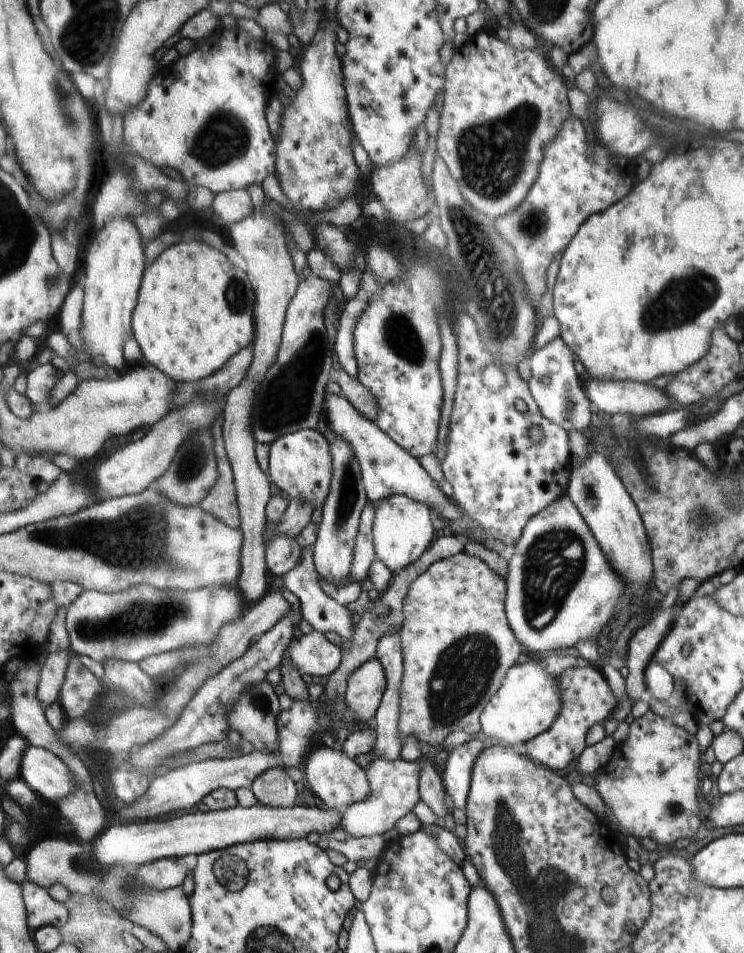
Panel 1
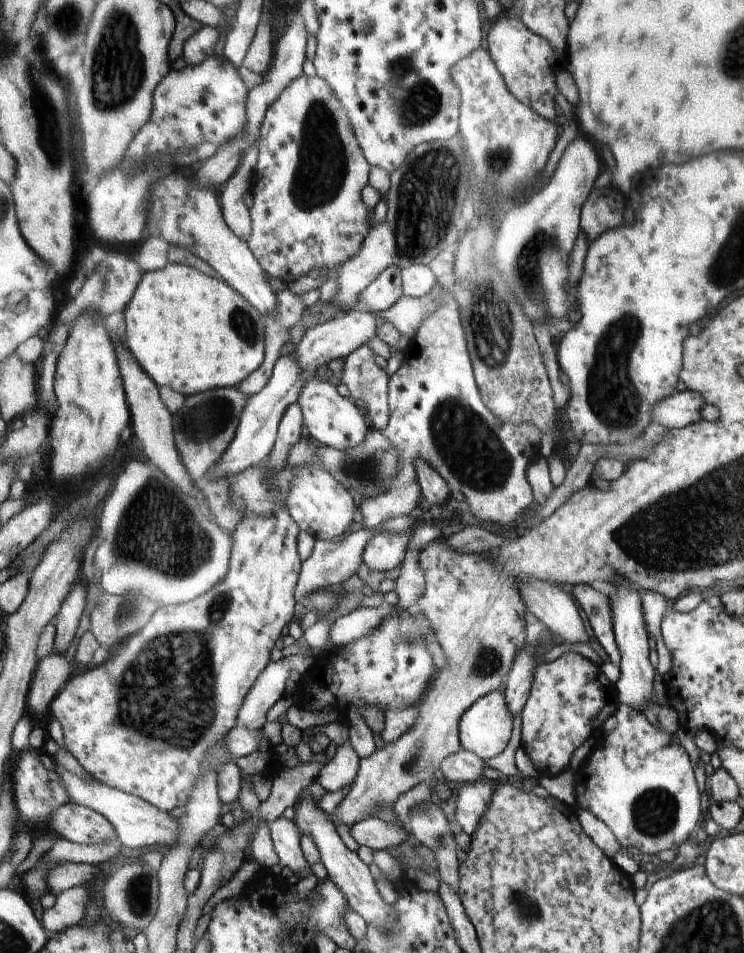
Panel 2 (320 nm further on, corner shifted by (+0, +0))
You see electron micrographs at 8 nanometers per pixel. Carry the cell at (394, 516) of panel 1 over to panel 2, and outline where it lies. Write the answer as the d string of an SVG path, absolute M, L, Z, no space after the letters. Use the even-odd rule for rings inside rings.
M378 533L365 546L361 560L370 570L388 572L400 566L406 554L408 534Z

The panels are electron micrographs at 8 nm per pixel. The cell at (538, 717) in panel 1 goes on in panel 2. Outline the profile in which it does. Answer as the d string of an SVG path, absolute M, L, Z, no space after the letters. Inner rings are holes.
M492 691L480 697L480 702L464 714L464 722L460 722L459 741L464 742L464 749L473 752L478 758L488 760L498 756L506 748L512 732L513 717L509 713L503 691Z

